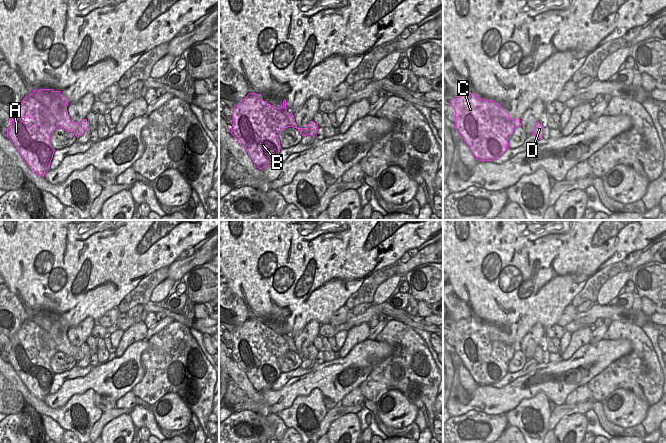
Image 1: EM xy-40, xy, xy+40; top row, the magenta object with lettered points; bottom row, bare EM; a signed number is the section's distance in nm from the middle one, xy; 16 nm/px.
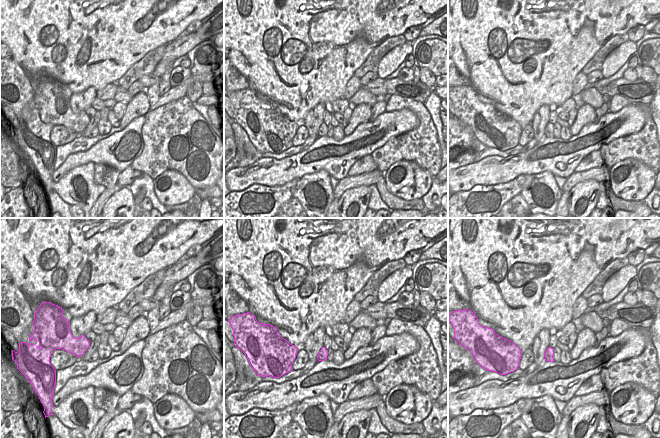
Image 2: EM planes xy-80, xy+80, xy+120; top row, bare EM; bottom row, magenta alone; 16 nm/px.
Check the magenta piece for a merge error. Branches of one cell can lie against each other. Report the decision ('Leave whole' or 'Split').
Split.

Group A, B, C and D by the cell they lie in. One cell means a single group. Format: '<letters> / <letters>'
A B C / D

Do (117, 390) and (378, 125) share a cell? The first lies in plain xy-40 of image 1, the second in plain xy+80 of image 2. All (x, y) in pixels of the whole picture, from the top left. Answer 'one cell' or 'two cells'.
one cell

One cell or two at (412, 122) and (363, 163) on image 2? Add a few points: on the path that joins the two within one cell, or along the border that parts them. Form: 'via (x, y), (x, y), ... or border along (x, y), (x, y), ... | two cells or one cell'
border along (370, 153), (359, 158), (350, 167) | two cells

